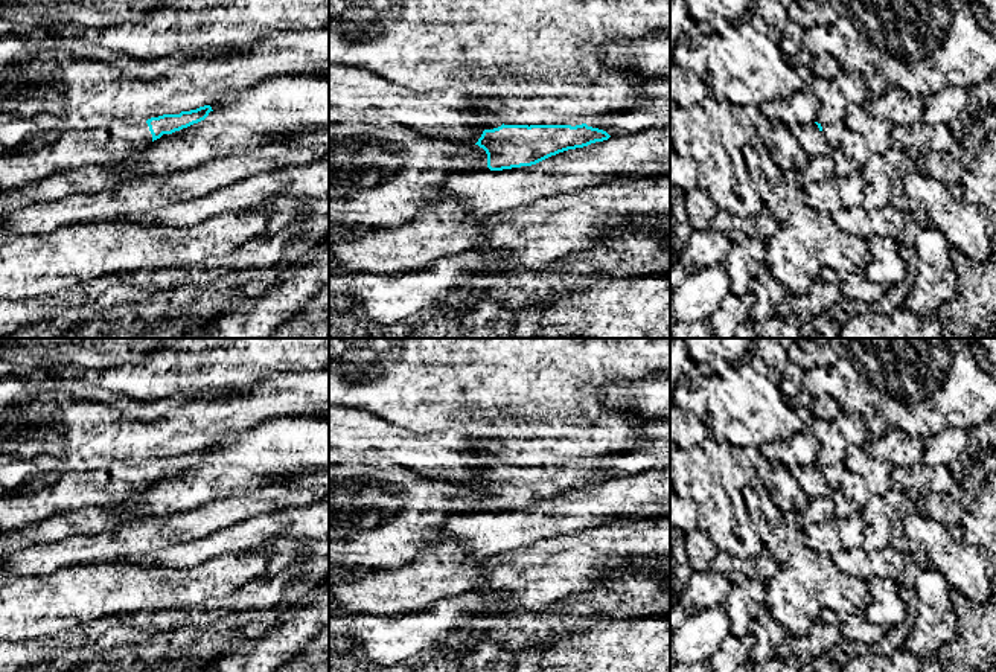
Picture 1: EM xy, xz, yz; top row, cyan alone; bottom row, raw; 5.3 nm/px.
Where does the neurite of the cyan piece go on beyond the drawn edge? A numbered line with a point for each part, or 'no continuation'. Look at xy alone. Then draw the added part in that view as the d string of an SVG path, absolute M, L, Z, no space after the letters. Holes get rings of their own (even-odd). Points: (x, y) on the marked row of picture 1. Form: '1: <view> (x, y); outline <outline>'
1: xy (81, 147); outline M105 120L85 126L69 128L58 140L37 151L0 152L0 190L8 194L12 189L21 189L23 186L49 177L53 172L81 169L90 165L105 165L108 162L119 160L126 154L119 155L116 151L108 148L108 145L117 139L129 143L136 149L143 149L152 142L152 134L146 122L132 123Z

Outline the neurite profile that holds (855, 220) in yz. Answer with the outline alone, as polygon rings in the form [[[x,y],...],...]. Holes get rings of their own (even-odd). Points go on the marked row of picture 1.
[[[894,206],[882,209],[850,207],[833,213],[838,227],[868,239],[873,233],[899,239],[905,232],[906,216]]]

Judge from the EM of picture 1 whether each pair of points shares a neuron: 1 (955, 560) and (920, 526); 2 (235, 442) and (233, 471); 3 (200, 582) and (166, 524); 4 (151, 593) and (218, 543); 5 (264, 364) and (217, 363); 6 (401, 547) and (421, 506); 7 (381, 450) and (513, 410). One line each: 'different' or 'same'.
1: same
2: same
3: different
4: different
5: same
6: same
7: different

